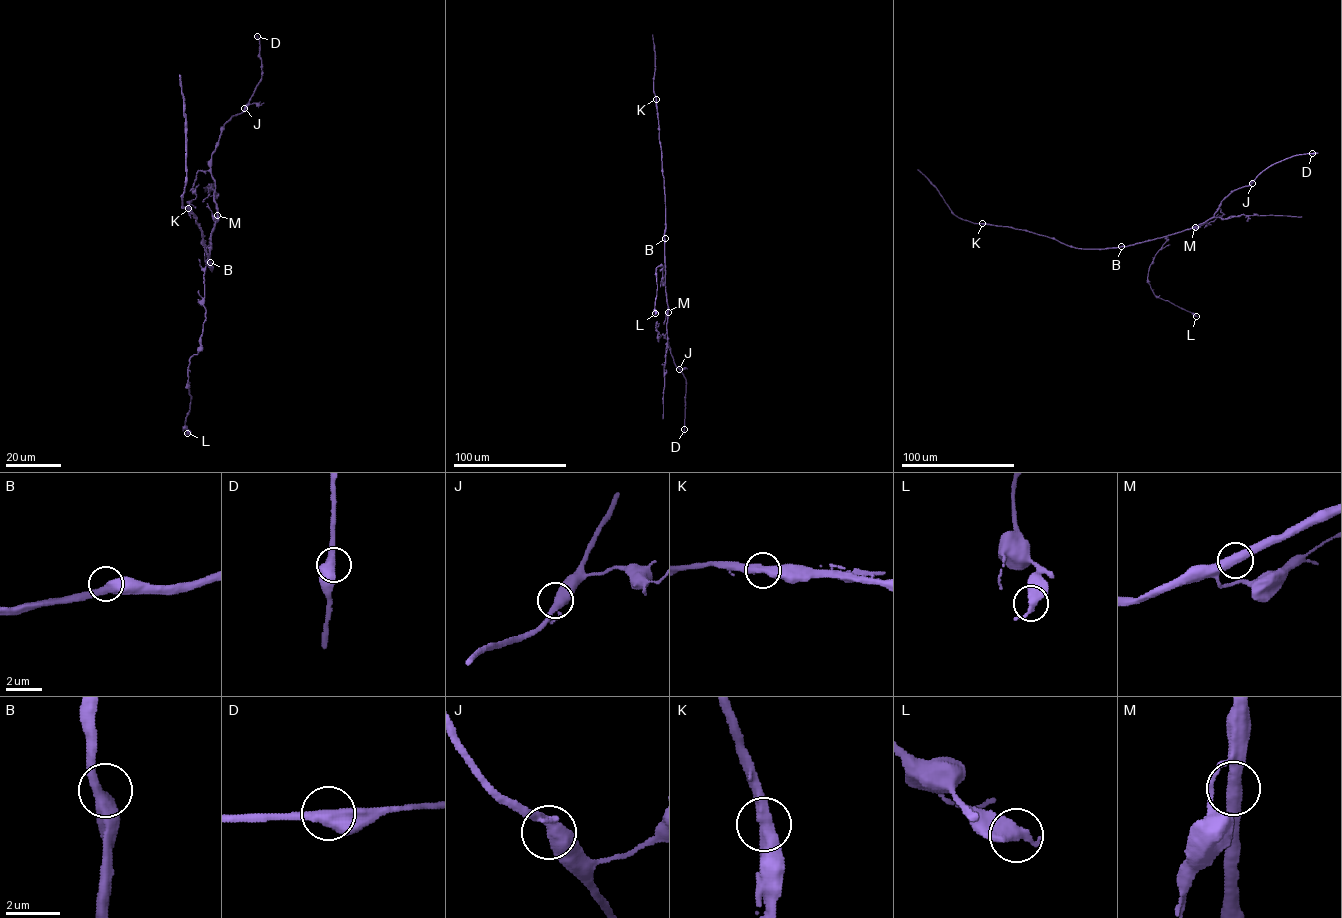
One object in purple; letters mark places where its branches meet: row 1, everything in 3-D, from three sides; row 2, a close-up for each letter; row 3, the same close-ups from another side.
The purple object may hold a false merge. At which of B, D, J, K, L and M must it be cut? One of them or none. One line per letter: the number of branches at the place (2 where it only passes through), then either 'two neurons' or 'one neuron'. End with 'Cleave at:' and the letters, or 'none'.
B: branches 2; one neuron
D: branches 2; one neuron
J: branches 2; one neuron
K: branches 2; one neuron
L: branches 2; one neuron
M: branches 2; one neuron
Cleave at: none

